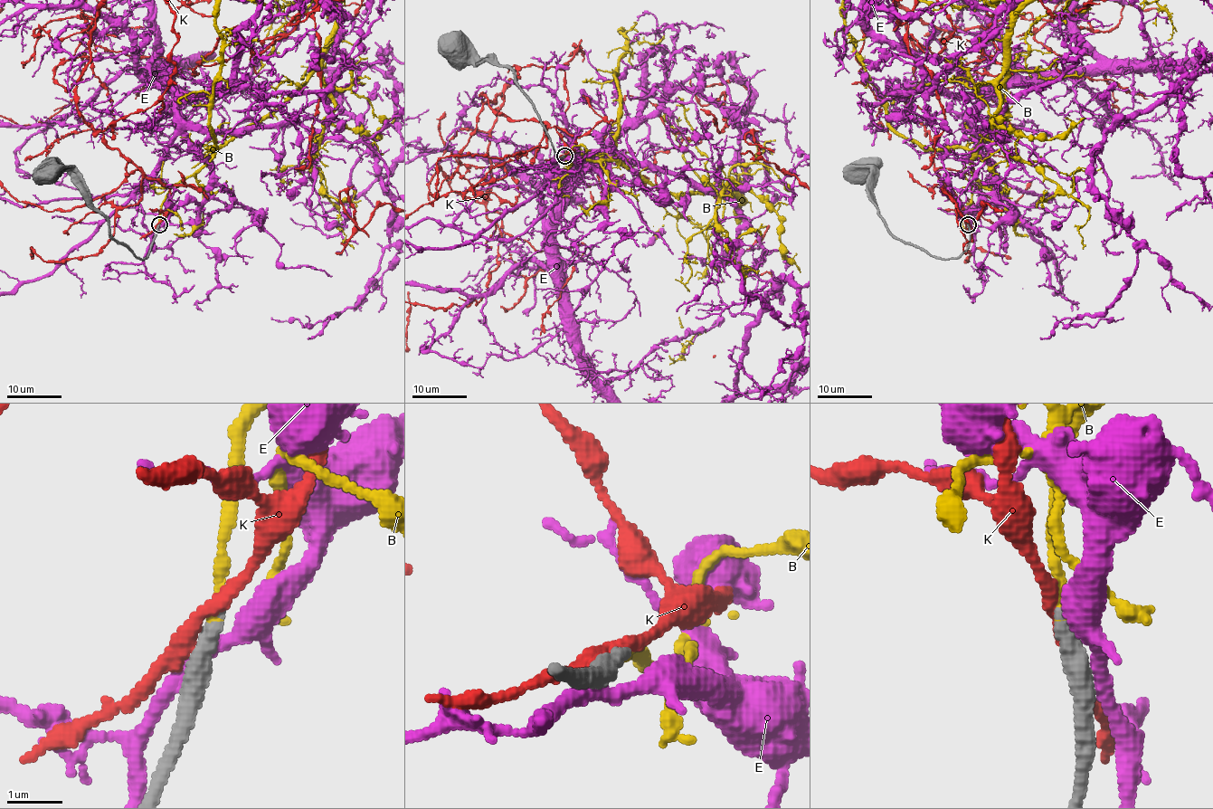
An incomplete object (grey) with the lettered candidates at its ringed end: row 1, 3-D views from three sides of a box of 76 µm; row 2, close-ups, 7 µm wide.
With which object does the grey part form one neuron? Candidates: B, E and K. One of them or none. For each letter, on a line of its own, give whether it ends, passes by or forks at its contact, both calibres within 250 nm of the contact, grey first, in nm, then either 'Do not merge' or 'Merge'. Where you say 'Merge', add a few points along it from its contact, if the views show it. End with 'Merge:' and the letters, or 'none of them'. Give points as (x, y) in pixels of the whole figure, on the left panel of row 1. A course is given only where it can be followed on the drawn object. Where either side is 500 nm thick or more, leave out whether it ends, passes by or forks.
B: It ends there. Thickness 280 nm (grey) against 200 nm. Merge
E: It passes by. Thickness 320 nm (grey) against 260 nm. Do not merge
K: It passes by. Thickness 400 nm (grey) against 280 nm. Do not merge
Merge: B

